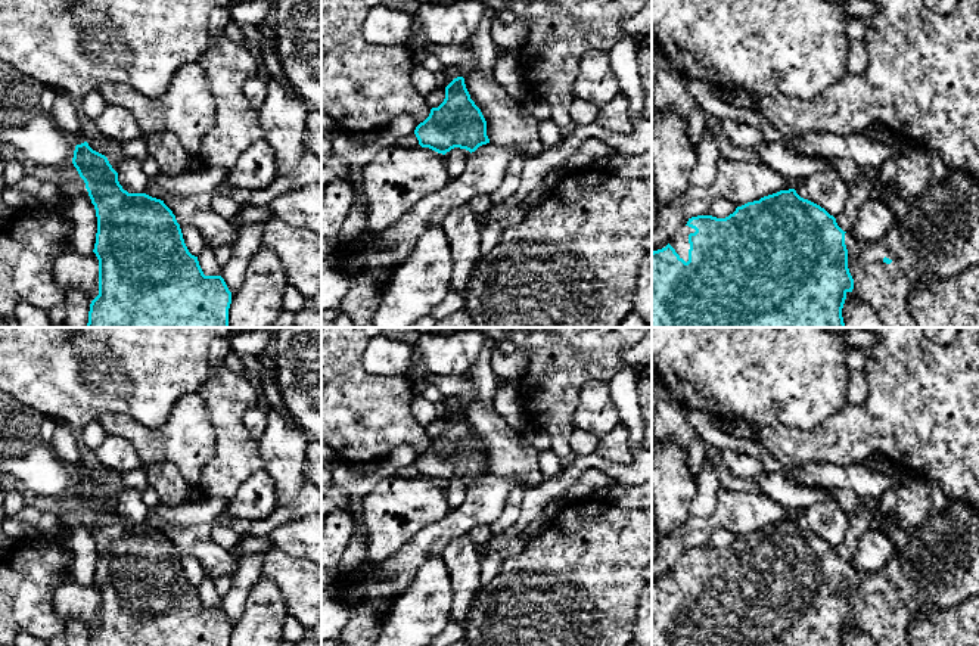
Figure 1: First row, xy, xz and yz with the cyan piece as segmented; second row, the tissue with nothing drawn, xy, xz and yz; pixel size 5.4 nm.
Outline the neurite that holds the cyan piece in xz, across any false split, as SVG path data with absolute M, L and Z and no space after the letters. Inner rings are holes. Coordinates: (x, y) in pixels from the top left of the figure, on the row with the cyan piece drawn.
M463 77L454 78L445 87L444 102L431 109L429 117L416 127L414 134L422 147L442 155L454 147L472 153L490 143L487 121L470 99Z

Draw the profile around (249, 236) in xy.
M248 221L237 230L236 242L231 246L231 257L221 273L231 296L242 288L249 261L262 246L262 232L264 223L259 221Z

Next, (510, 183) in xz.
M516 153L510 158L504 178L500 187L491 193L492 206L503 204L509 196L516 193L520 184L520 176L523 170L523 156Z

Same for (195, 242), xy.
M180 224L180 229L189 252L195 257L201 255L206 248L206 242L202 235L190 224Z

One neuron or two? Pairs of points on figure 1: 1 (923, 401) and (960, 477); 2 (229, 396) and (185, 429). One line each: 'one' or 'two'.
1: one
2: two

